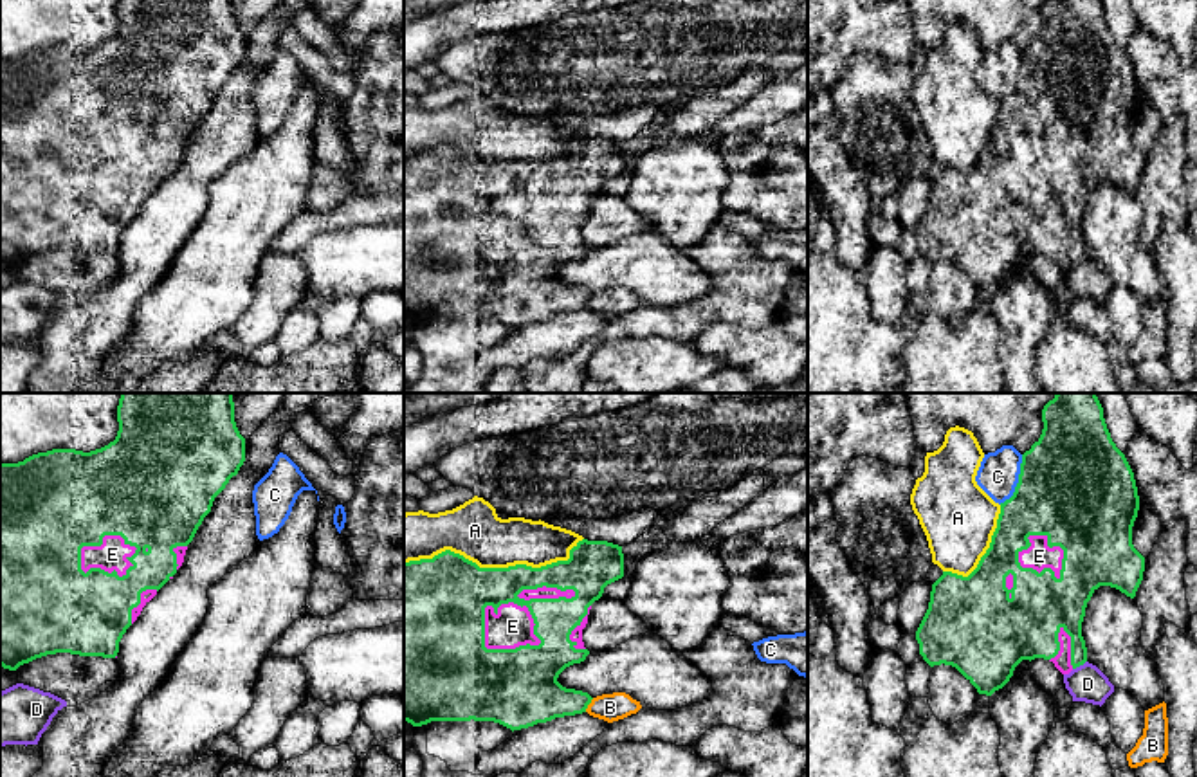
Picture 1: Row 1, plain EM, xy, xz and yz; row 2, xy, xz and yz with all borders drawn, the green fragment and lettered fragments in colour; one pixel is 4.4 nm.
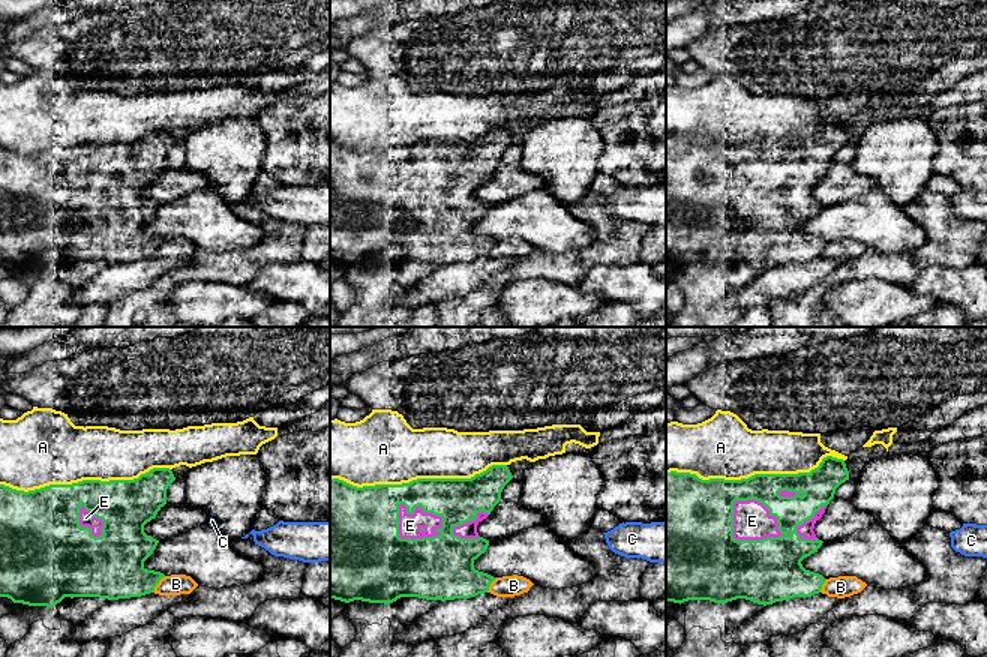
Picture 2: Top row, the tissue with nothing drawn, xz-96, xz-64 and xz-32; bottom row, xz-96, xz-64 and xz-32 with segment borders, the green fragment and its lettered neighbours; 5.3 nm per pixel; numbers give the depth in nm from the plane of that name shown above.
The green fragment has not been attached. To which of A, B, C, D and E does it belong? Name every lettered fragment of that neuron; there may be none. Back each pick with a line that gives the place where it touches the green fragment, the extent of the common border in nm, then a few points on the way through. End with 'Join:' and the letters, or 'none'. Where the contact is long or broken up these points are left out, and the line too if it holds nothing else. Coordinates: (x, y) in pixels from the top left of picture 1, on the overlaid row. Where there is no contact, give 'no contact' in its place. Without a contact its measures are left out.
E: meets green in xz at (523, 604); contact 300 nm long
Join: E

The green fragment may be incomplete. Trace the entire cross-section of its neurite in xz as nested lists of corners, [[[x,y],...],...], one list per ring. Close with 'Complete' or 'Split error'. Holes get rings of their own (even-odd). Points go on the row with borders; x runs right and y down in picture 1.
[[[588,539],[570,550],[568,561],[541,568],[480,568],[451,550],[433,559],[404,562],[404,721],[413,727],[431,721],[494,721],[514,732],[586,712],[593,698],[562,687],[557,678],[589,654],[582,629],[591,604],[602,597],[608,584],[622,577],[622,546]]]. Split error

